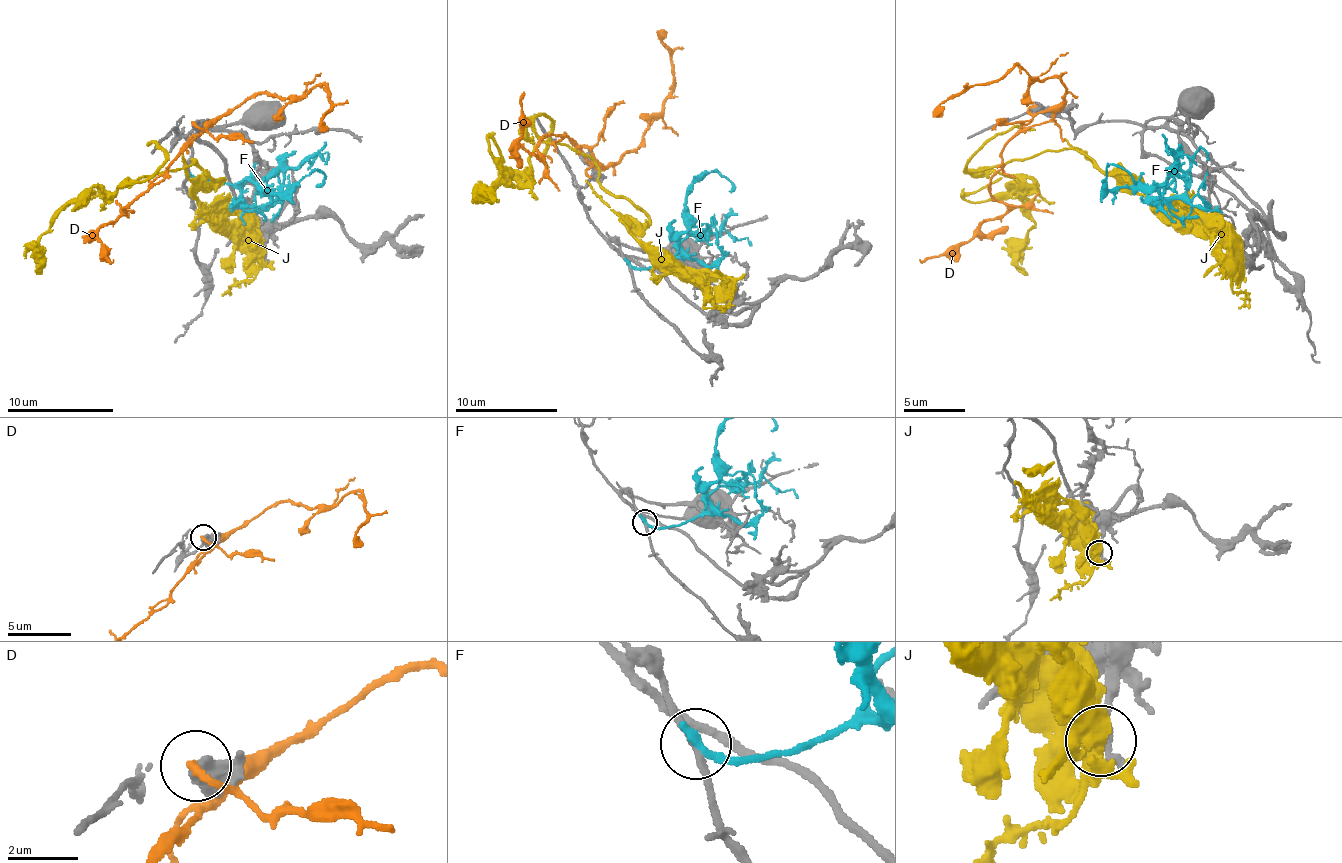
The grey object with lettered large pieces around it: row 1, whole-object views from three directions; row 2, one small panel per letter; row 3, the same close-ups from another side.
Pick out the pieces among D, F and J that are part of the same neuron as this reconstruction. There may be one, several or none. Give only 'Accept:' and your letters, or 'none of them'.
Accept: none of them

